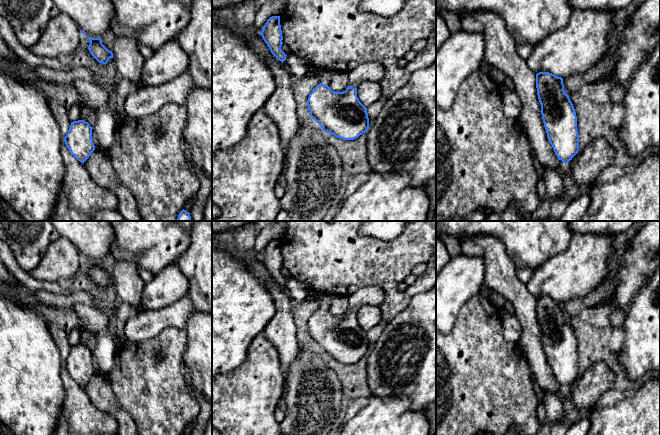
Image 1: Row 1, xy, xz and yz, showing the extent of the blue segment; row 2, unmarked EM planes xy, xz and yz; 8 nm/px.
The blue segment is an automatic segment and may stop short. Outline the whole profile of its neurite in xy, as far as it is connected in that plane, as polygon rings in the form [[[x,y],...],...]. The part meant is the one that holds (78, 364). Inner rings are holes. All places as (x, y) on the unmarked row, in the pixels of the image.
[[[84,344],[73,345],[64,361],[70,377],[81,387],[84,387],[95,374],[92,353],[93,351]]]

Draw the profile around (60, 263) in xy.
[[[61,236],[48,247],[31,275],[38,281],[66,282],[75,277],[81,268],[79,260],[76,246]]]

